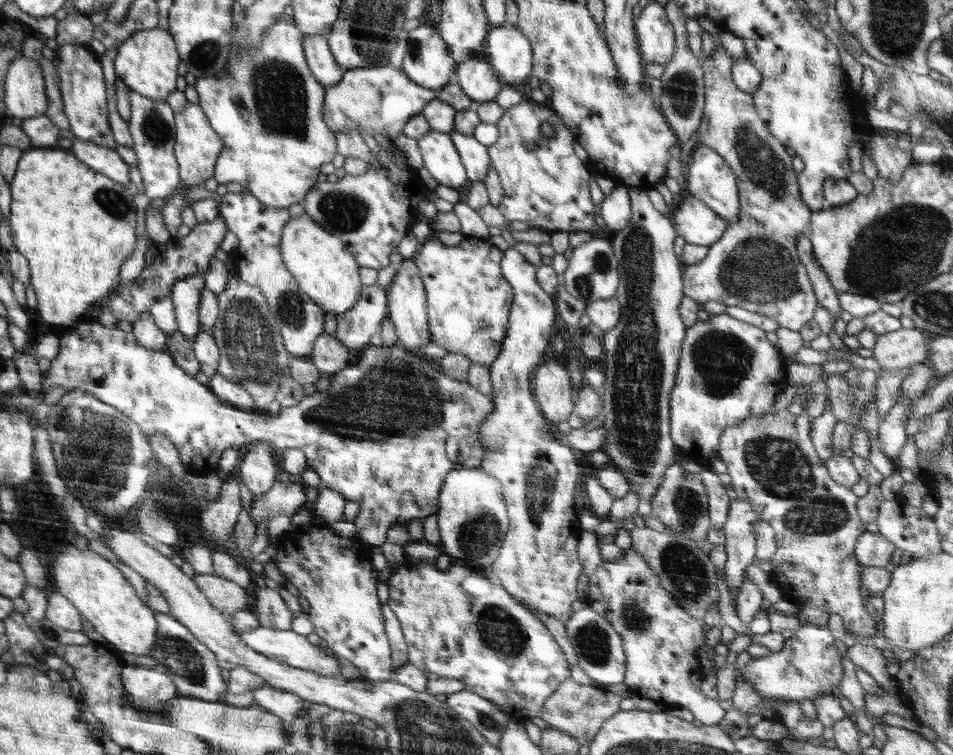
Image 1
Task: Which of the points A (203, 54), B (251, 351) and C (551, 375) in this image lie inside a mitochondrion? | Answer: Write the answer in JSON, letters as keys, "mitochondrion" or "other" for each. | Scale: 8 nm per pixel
{"A":"mitochondrion","B":"mitochondrion","C":"other"}

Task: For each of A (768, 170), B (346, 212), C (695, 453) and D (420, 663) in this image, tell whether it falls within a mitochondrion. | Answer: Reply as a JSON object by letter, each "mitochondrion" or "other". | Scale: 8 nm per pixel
{"A":"mitochondrion","B":"mitochondrion","C":"other","D":"other"}

